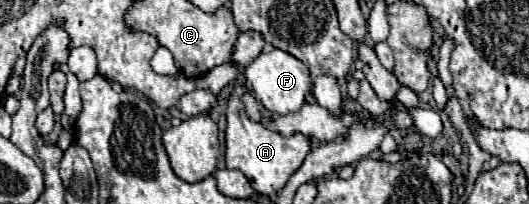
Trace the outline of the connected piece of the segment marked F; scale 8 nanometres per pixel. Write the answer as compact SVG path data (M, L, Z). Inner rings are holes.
M271 50L269 54L259 54L253 60L253 64L245 70L245 78L247 78L247 84L253 88L257 100L267 110L277 112L281 116L301 110L307 94L313 88L313 78L311 78L309 68L305 68L305 64L301 64L301 60L297 60L295 56L289 56L289 52L281 52L281 50Z

